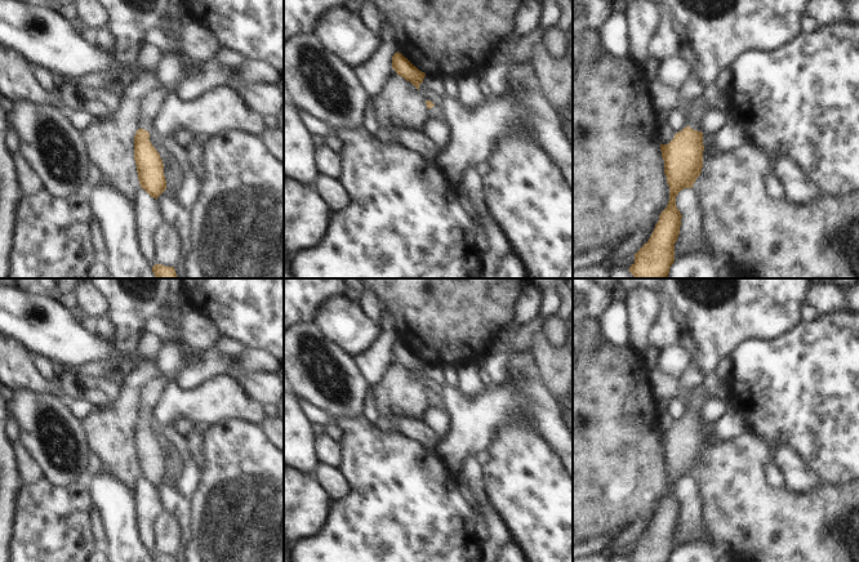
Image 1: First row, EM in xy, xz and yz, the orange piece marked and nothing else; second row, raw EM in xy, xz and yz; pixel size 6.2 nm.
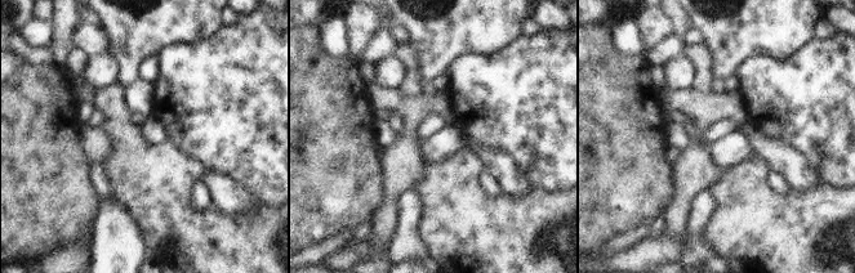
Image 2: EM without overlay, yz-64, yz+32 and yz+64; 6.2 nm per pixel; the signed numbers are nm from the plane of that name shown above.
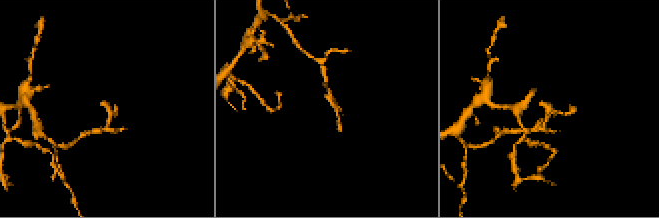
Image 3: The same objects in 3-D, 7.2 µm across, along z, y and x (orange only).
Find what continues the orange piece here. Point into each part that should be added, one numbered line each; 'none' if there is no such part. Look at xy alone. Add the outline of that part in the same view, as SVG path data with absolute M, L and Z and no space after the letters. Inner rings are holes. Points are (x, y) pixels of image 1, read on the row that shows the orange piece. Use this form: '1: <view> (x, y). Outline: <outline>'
1: xy (150, 105). Outline: M155 89L150 92L146 97L142 98L139 106L139 128L147 130L148 133L152 130L152 120L161 108L165 101L165 94Z

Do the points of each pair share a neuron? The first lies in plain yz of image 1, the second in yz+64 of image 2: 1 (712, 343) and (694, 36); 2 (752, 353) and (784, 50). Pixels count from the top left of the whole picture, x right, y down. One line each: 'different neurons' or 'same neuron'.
1: different neurons
2: different neurons

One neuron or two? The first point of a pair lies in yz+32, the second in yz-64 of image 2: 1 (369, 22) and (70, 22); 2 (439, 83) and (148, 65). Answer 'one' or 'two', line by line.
1: one
2: one

